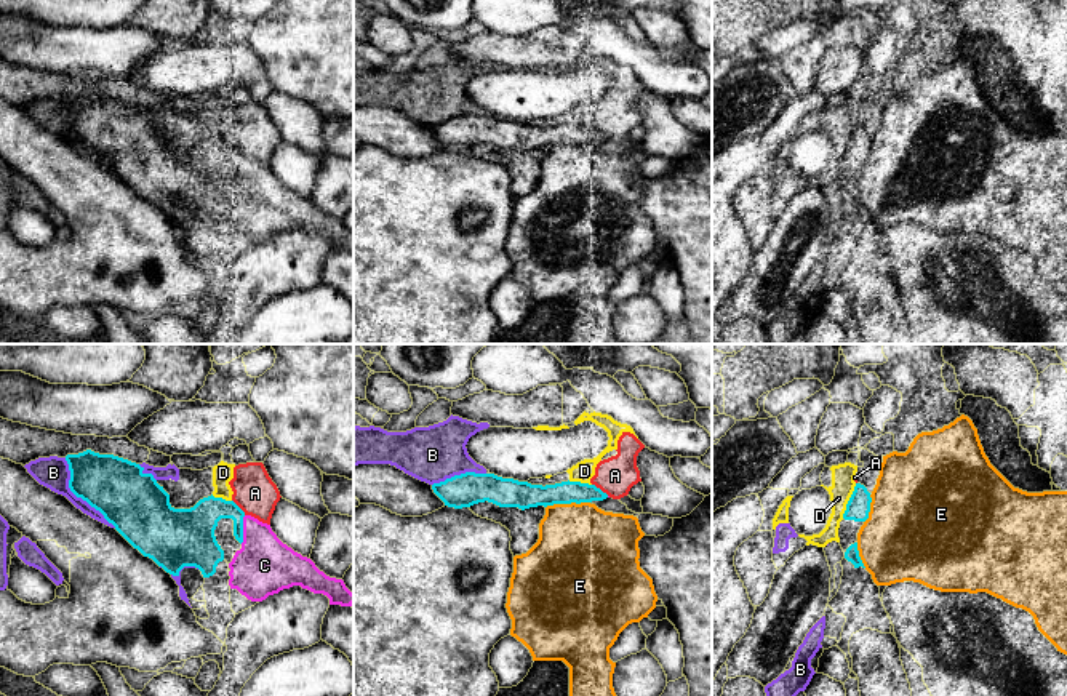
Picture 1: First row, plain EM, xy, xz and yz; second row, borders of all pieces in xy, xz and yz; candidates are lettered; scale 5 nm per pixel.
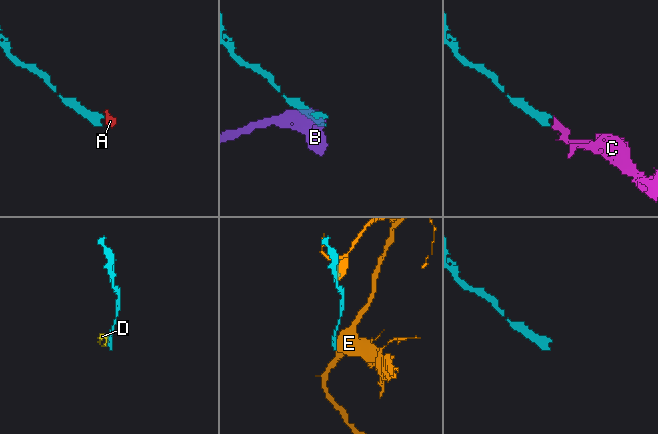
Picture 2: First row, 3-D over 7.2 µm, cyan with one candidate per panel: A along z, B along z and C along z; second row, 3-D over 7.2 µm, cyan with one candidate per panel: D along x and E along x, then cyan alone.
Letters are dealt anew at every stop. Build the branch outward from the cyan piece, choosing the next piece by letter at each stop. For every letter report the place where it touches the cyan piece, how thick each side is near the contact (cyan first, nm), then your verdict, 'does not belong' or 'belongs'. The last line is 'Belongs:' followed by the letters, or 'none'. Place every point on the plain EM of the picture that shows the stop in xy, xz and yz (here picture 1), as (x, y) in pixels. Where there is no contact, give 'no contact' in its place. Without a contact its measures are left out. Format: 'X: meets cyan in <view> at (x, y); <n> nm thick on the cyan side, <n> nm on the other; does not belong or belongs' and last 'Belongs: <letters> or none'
A: meets cyan in xz at (599, 130); 110 nm thick on the cyan side, 190 nm on the other; does not belong
B: meets cyan in xy at (77, 138); 300 nm thick on the cyan side, 160 nm on the other; does not belong
C: meets cyan in xy at (242, 172); 220 nm thick on the cyan side, 300 nm on the other; belongs
D: meets cyan in yz at (848, 143); 120 nm thick on the cyan side, 120 nm on the other; does not belong
E: meets cyan in xz at (567, 144); 140 nm thick on the cyan side, 440 nm on the other; does not belong
Belongs: C

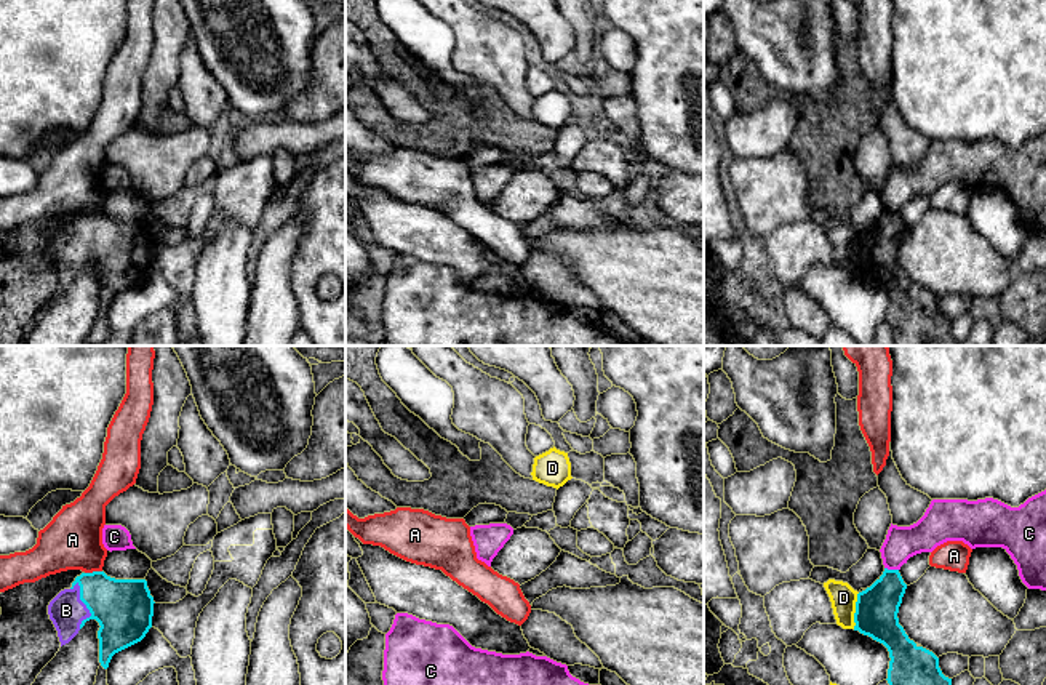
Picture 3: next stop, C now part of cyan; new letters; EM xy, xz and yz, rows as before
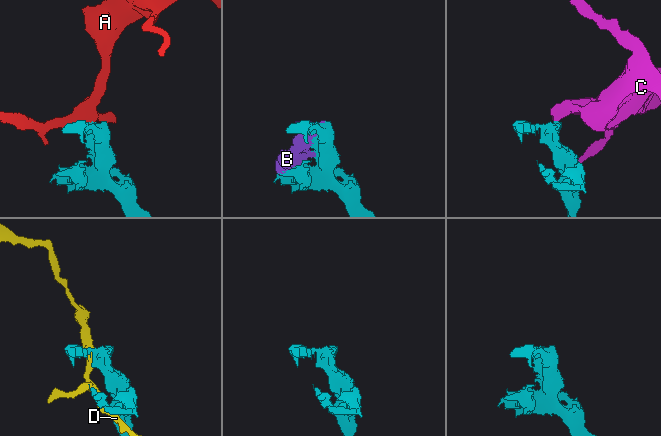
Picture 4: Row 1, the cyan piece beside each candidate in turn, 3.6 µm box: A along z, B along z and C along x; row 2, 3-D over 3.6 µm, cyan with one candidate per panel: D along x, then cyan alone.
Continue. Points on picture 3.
A: meets cyan in xy at (93, 213); 300 nm thick on the cyan side, 300 nm on the other; does not belong
B: meets cyan in xy at (85, 245); 300 nm thick on the cyan side, 180 nm on the other; belongs
C: meets cyan in yz at (891, 212); 220 nm thick on the cyan side, 170 nm on the other; does not belong
D: meets cyan in yz at (856, 252); 220 nm thick on the cyan side, 140 nm on the other; does not belong
Belongs: B

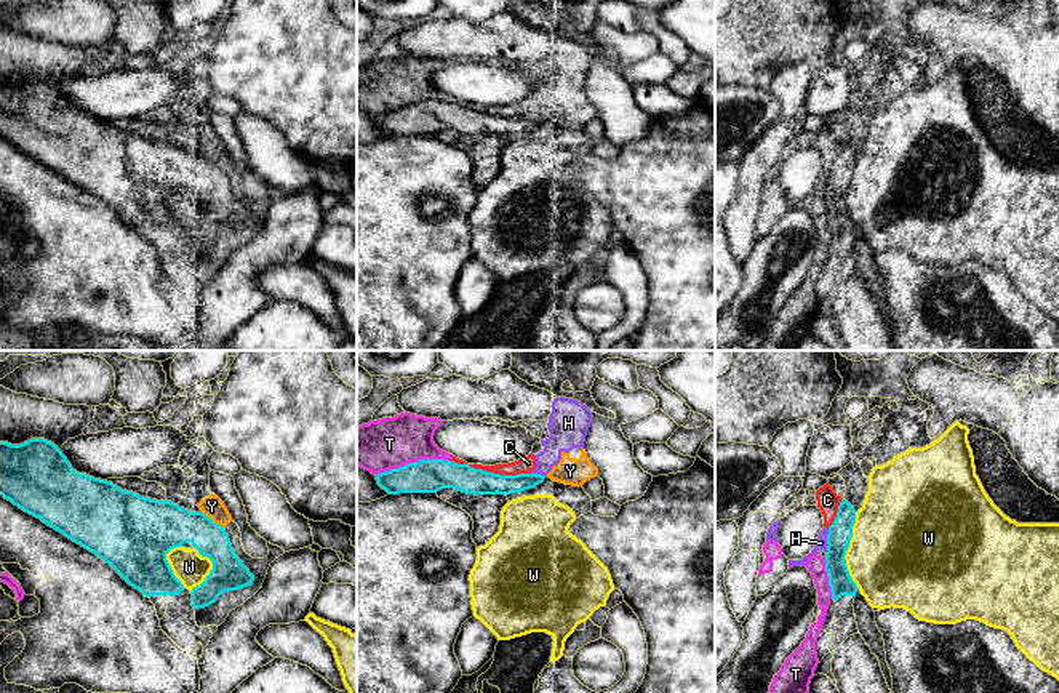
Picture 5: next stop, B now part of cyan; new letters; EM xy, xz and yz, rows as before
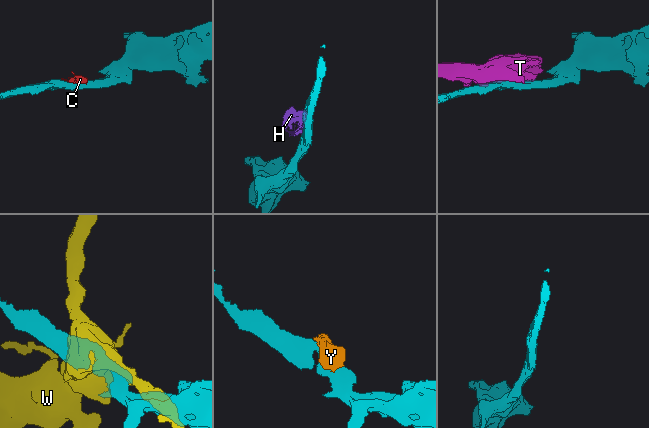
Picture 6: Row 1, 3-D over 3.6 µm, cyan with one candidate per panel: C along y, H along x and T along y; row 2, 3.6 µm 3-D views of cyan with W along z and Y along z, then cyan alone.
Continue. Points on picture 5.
C: meets cyan in xz at (491, 114); 140 nm thick on the cyan side, 80 nm on the other; does not belong
H: meets cyan in yz at (827, 183); 120 nm thick on the cyan side, 60 nm on the other; does not belong
T: meets cyan in xz at (413, 104); 180 nm thick on the cyan side, 260 nm on the other; does not belong
W: meets cyan in yz at (847, 191); 120 nm thick on the cyan side, 480 nm on the other; does not belong
Y: meets cyan in xy at (211, 162); 260 nm thick on the cyan side, 110 nm on the other; does not belong
Belongs: none

